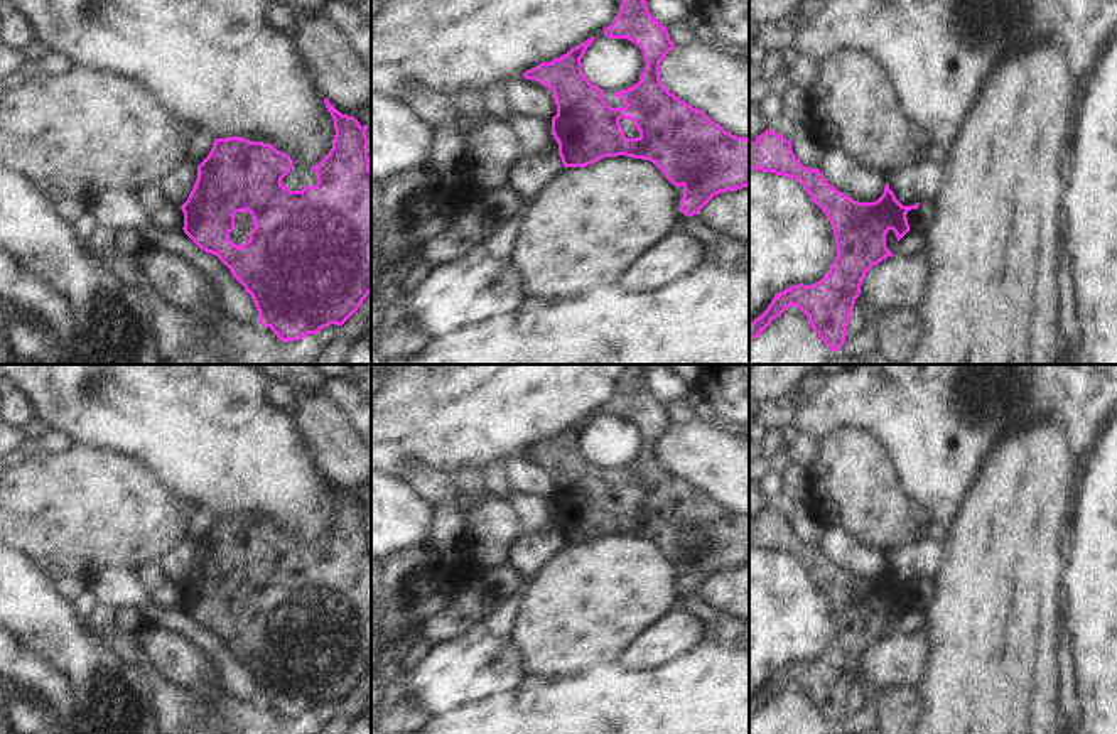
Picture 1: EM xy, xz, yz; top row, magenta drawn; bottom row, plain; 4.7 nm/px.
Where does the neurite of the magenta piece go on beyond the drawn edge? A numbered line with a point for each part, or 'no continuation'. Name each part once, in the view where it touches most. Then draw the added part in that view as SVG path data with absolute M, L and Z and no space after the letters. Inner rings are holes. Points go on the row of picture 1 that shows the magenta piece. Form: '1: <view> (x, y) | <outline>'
no continuation

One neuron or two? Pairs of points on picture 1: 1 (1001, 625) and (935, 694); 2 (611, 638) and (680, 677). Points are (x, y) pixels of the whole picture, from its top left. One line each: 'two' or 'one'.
1: one
2: two

